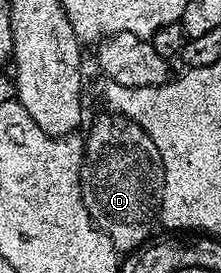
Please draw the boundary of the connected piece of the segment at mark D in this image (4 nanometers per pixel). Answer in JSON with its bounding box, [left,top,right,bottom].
[80,112,164,252]

